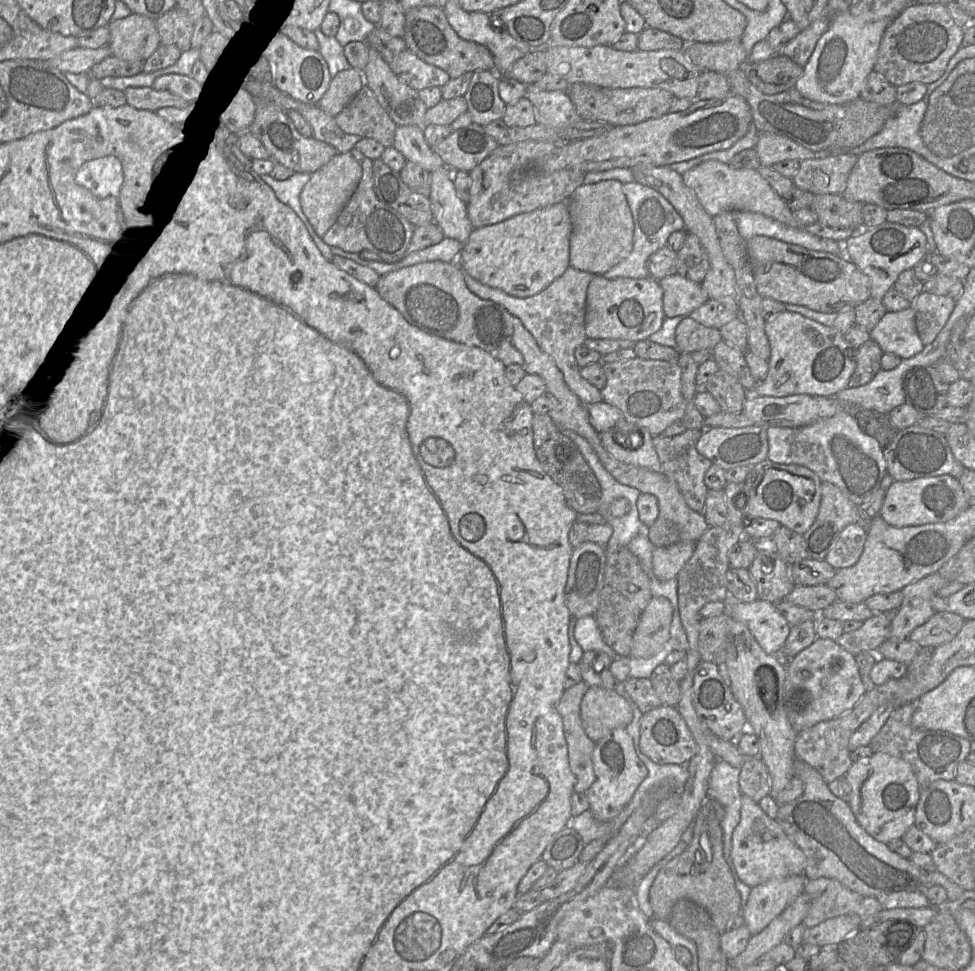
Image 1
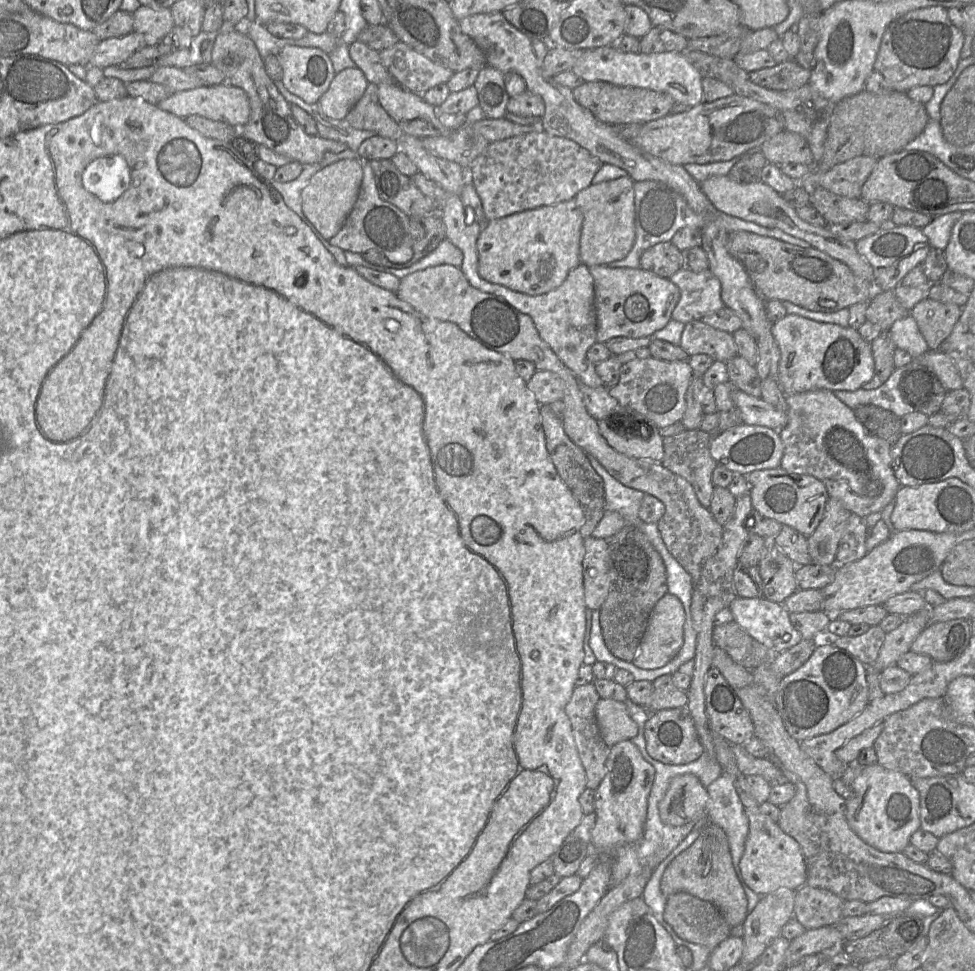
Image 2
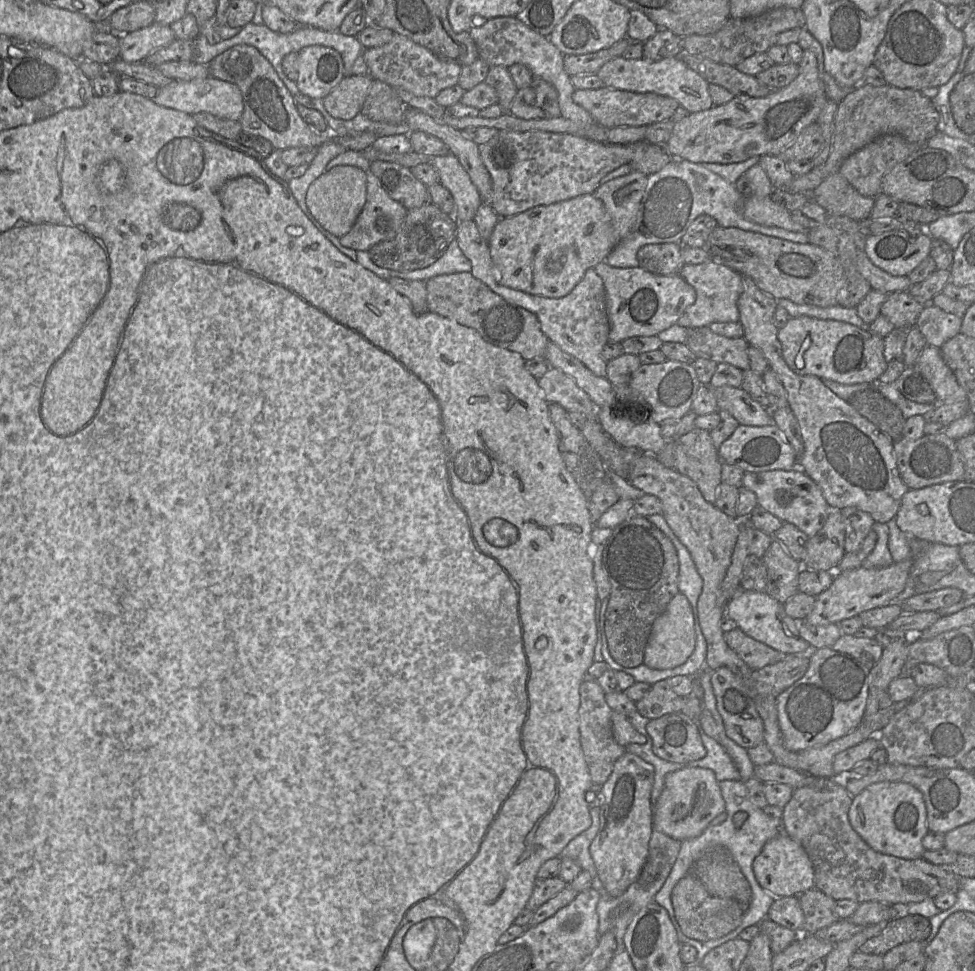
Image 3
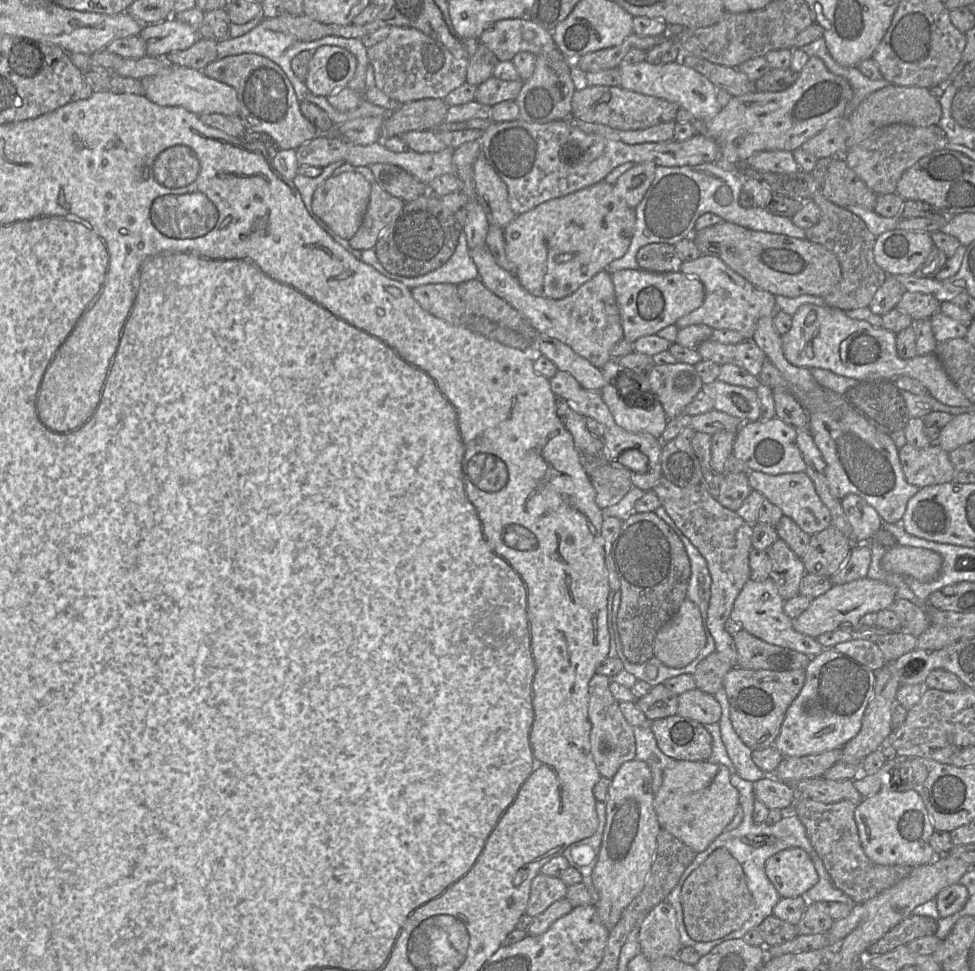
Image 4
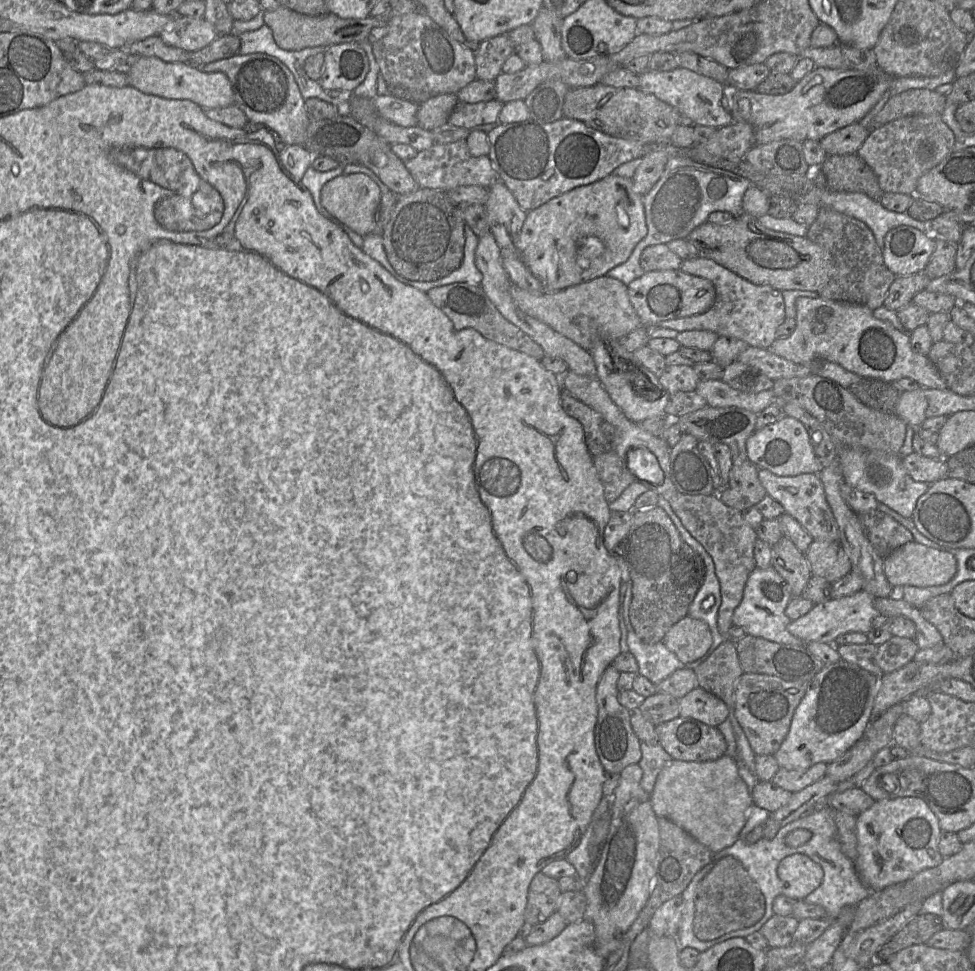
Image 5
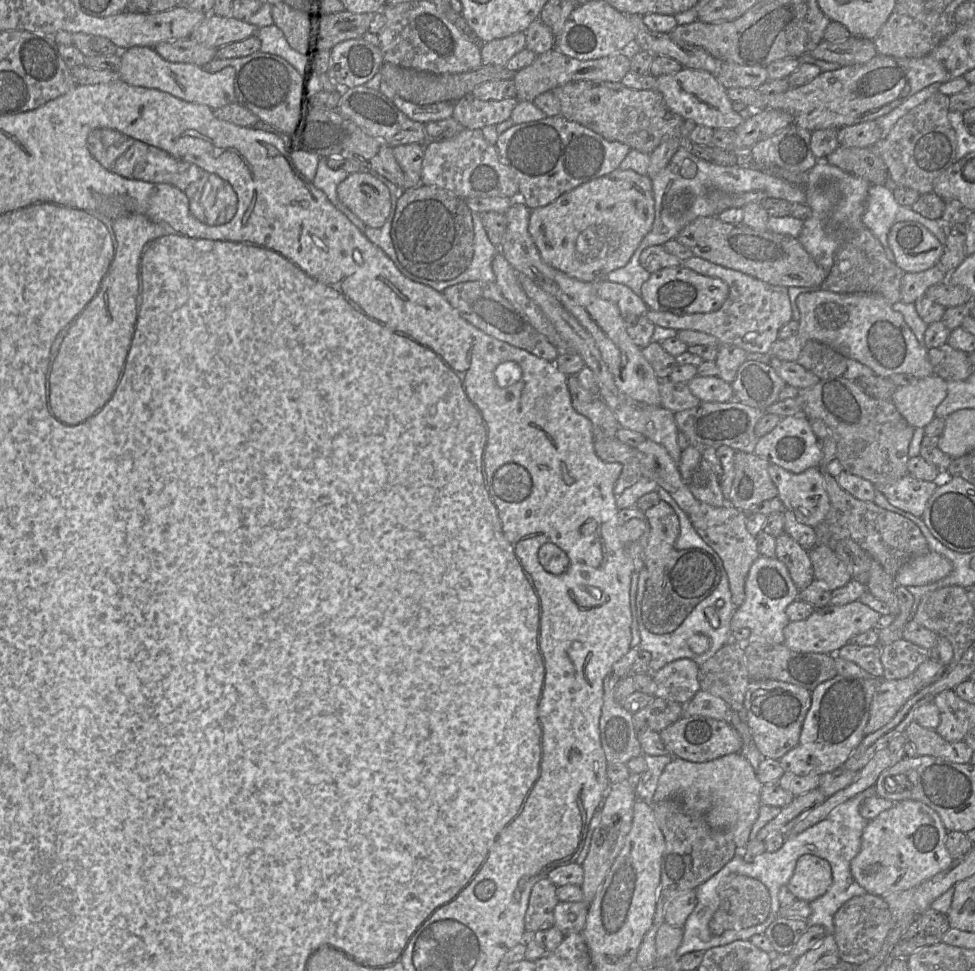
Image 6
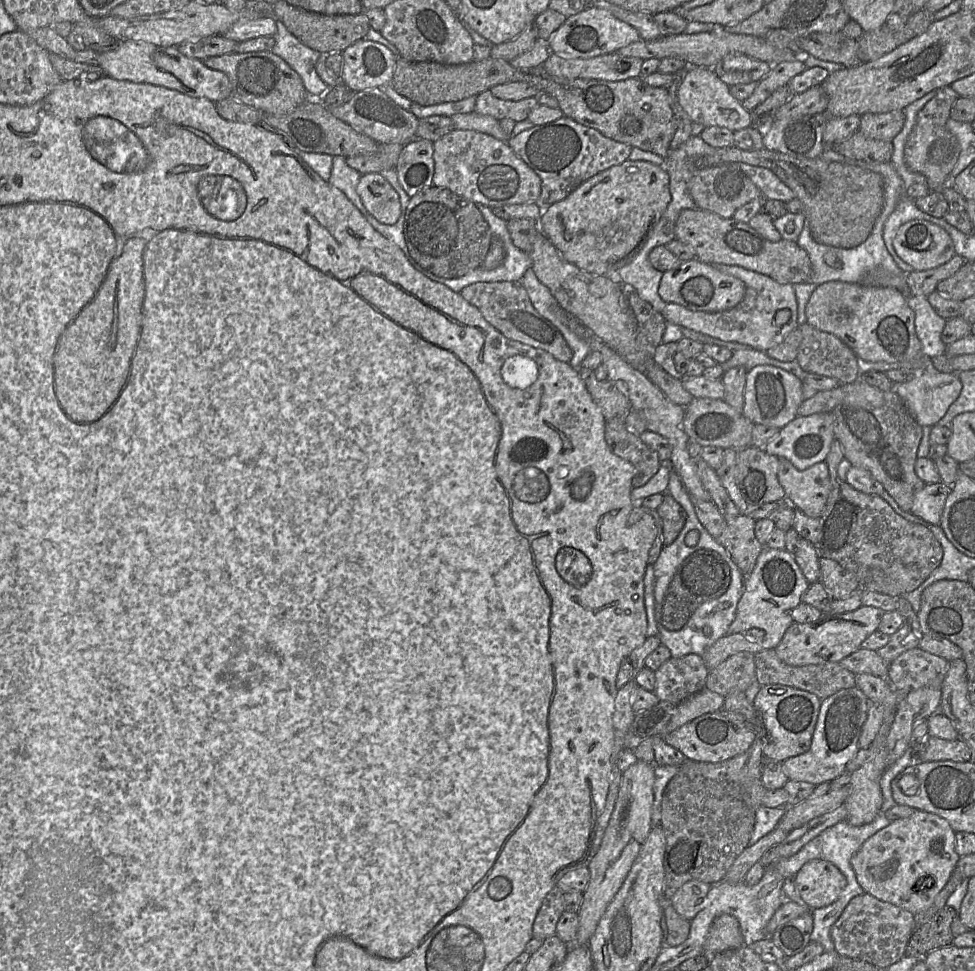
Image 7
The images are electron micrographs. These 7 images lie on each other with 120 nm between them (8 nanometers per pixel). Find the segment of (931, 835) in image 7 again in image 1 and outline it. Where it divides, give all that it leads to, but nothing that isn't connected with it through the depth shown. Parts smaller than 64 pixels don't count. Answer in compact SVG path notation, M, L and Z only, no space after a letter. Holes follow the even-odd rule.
M876 752L867 759L853 762L845 778L852 788L849 806L860 826L874 839L888 844L891 840L902 839L905 832L914 826L921 788L912 767L906 761L886 753Z

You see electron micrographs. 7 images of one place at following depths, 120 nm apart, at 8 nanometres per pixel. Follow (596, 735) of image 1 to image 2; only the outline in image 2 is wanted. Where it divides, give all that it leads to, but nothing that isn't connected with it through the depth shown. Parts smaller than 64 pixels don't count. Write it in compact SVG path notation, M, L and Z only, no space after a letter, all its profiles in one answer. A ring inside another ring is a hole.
M600 698L595 707L595 716L602 739L610 748L638 734L638 725L624 702Z

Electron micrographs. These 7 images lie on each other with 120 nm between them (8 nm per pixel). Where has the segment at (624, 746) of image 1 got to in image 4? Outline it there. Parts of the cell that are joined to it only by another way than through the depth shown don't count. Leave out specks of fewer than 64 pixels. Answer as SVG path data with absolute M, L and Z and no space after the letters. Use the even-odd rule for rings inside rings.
M638 759L623 763L611 779L606 805L606 824L596 865L592 871L597 891L594 904L608 931L619 921L624 909L642 891L655 858L661 829L654 809L650 767Z

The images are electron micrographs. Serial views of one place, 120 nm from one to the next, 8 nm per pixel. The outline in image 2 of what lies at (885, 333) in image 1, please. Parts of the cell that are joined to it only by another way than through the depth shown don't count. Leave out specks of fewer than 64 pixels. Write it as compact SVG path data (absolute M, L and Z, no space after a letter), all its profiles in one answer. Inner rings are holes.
M911 314L895 321L888 330L896 348L905 350L913 359L920 358L929 347Z

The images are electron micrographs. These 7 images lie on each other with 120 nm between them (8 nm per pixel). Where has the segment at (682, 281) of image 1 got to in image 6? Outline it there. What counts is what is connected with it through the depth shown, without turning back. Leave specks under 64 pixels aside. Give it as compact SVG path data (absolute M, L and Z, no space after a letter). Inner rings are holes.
M694 256L683 261L683 266L701 275L719 278L729 286L729 295L722 307L715 311L705 314L675 315L668 312L648 310L646 317L656 326L680 330L695 330L715 336L721 345L732 345L745 350L747 353L770 354L772 345L778 339L779 330L792 320L792 308L788 294L788 288L774 286L764 281L758 280L742 272L724 268L720 265Z

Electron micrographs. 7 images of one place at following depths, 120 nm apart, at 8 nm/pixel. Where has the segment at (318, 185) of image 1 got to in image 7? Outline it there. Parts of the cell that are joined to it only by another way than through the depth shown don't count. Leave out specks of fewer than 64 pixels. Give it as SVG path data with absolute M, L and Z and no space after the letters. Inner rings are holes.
M376 172L362 174L356 191L367 211L379 222L392 225L400 217L400 199L392 185Z

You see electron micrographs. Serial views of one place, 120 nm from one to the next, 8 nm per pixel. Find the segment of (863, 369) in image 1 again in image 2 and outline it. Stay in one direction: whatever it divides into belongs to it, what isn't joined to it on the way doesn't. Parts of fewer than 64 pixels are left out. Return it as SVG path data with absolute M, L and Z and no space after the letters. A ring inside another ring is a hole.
M883 331L870 344L874 359L874 375L870 381L863 384L863 389L880 387L896 369L894 366L896 346L891 340L888 331Z

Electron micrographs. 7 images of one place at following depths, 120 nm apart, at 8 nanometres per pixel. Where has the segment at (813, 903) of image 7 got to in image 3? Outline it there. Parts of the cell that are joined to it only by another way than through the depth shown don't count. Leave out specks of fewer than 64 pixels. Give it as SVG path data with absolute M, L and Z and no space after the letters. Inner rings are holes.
M788 835L769 840L754 859L752 869L760 886L775 898L799 896L814 888L814 870L804 848Z

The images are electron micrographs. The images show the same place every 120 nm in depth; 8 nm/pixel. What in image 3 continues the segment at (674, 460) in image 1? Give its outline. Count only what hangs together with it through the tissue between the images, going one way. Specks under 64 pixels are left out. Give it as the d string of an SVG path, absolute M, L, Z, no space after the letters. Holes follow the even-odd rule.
M694 428L674 442L674 469L690 477L706 501L714 504L722 483L722 460L713 445L710 431Z

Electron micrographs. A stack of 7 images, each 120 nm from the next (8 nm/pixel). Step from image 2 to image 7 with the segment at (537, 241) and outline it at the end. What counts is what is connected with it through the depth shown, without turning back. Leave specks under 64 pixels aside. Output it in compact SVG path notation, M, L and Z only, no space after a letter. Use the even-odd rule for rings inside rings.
M627 159L623 163L610 167L609 169L606 169L584 181L563 200L549 206L542 206L544 209L538 219L538 226L540 231L547 236L566 261L591 274L613 275L614 271L619 266L630 262L642 249L670 201L669 175L664 167L646 161L631 161Z

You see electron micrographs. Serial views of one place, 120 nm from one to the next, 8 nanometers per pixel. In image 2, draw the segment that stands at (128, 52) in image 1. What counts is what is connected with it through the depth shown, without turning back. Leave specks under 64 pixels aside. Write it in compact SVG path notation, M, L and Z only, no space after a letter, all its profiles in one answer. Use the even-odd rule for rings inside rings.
M141 5L132 16L133 32L142 34L146 45L157 45L175 26L170 8L153 9Z

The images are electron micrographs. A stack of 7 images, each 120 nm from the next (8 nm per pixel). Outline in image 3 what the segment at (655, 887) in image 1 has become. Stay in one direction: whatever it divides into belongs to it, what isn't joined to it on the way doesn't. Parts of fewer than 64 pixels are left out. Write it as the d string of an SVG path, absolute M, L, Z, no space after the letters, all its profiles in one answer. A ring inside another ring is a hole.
M722 845L710 846L703 850L694 861L689 873L695 875L706 890L714 896L736 900L744 912L751 902L751 888L730 851Z

